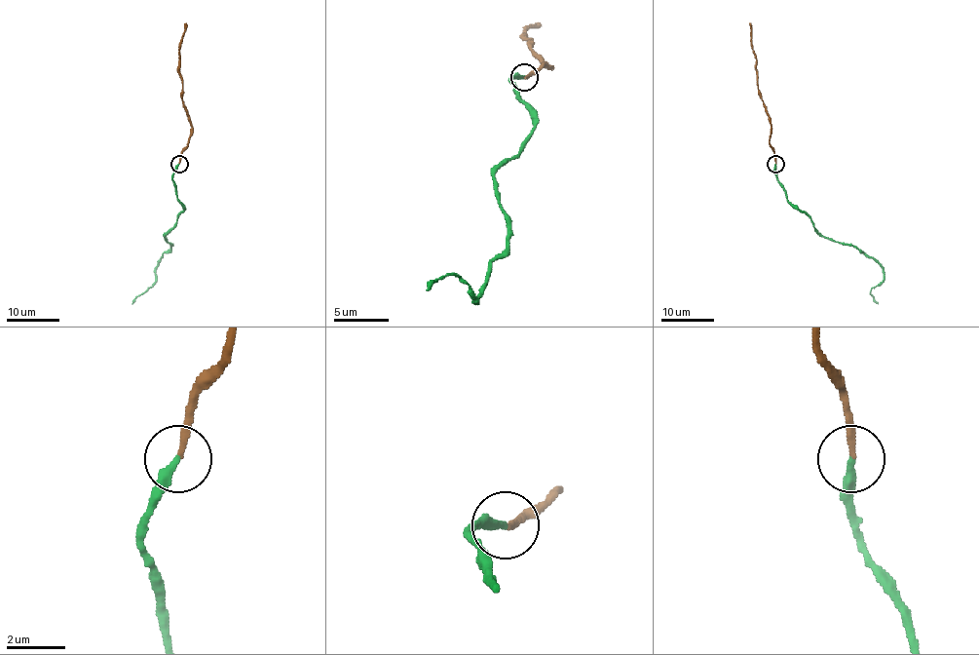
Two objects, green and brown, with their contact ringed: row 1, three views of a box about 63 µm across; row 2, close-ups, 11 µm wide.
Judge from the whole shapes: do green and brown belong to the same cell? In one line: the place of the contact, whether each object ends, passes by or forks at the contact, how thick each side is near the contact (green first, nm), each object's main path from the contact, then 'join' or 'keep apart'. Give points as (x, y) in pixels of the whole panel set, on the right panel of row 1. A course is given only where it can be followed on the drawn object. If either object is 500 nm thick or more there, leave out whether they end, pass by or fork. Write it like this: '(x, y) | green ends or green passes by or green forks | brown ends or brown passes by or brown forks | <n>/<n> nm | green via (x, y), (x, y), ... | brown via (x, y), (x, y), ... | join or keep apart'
(775, 164) | green ends | brown ends | 320/240 nm | green via (775, 164), (785, 198), (810, 219), (821, 236), (856, 246), (883, 269), (883, 281), (871, 290), (878, 303) | brown via (775, 162), (770, 145), (771, 123), (758, 88), (756, 56), (750, 22) | join

